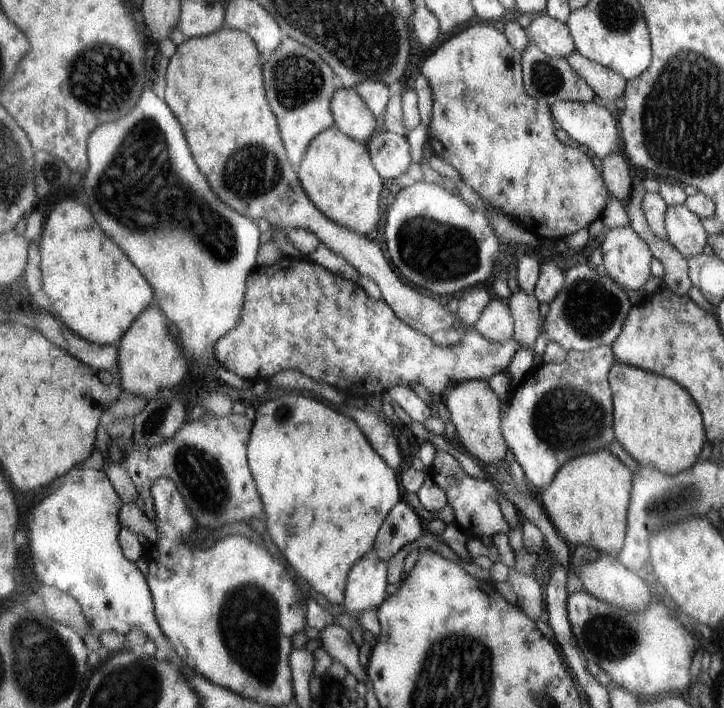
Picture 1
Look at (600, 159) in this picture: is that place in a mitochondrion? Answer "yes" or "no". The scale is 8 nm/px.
no

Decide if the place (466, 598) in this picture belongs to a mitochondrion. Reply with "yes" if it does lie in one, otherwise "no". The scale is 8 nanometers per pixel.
no

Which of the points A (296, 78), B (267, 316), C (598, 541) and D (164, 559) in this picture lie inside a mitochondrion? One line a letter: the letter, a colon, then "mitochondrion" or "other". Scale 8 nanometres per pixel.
A: mitochondrion
B: other
C: other
D: other

